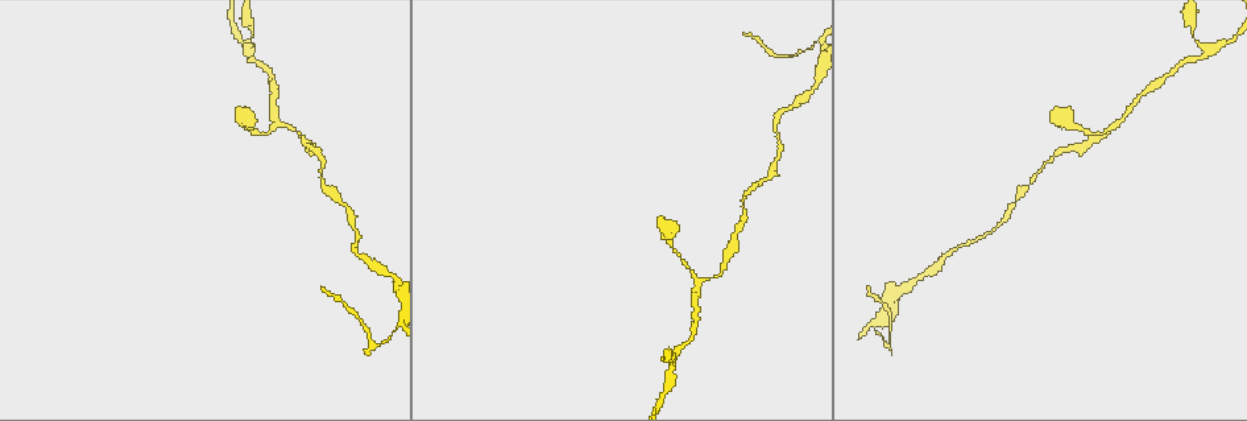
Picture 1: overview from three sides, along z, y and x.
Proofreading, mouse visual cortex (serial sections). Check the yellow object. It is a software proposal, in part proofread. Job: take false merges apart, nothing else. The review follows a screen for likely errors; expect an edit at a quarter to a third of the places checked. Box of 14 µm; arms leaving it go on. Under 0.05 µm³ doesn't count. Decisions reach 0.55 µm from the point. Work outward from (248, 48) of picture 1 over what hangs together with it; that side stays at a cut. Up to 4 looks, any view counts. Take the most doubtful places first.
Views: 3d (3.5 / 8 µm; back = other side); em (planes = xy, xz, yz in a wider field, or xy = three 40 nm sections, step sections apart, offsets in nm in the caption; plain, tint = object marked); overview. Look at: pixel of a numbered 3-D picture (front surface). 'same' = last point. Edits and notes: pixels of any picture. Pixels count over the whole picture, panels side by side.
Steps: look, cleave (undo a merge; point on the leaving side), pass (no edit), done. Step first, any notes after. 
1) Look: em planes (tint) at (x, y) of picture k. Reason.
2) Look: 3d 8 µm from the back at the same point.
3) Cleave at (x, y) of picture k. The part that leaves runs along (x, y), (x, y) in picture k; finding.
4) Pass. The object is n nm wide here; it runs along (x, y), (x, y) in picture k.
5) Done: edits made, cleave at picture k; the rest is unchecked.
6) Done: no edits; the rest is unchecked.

Look: 3d 3.5 µm at (1117, 125) of picture 1. Arms part here.

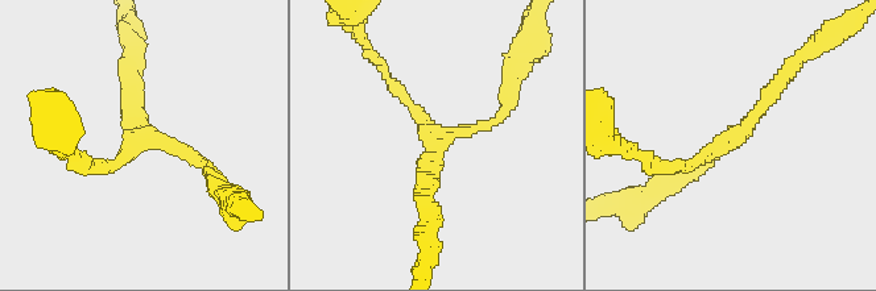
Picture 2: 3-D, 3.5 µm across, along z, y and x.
Look: em planes (tint) at (732, 135) of picture 2. Now the EM.

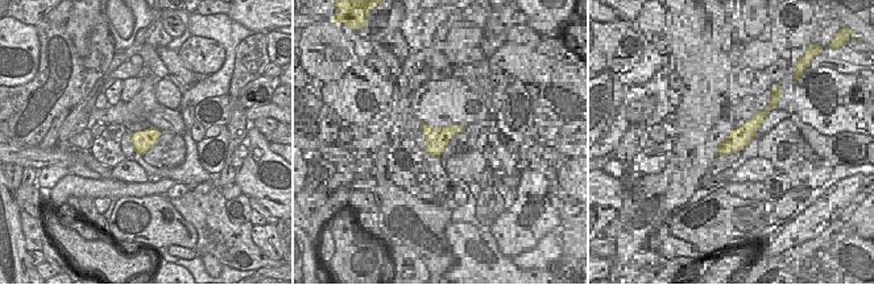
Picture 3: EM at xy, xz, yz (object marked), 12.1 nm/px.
Pass. 3 arms meet here; it runs along (785, 73), (694, 174) in picture 2; continuous, no second cell.

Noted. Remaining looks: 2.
Look: 3d 3.5 µm at (815, 89) of picture 1. Sudden change in width.

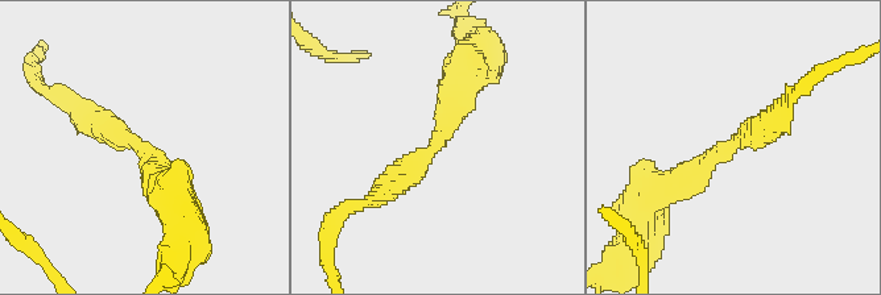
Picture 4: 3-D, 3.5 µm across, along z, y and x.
Look: em xy step 2 (tint) at (731, 147) of picture 4. The arms are 300, 400 nm wide; now the EM.

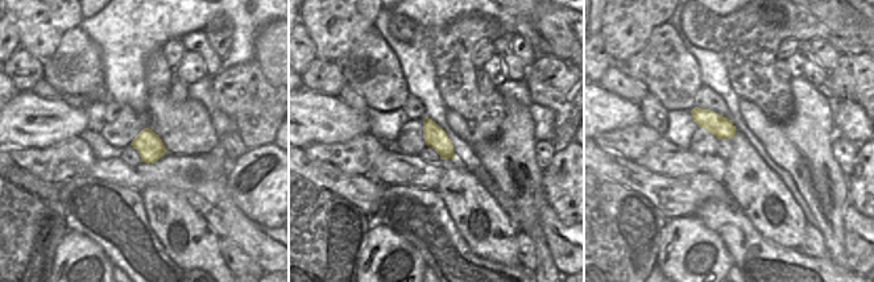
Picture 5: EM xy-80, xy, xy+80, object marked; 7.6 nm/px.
Pass. All the same cell.

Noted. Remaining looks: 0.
Done: no edits; the rest is unchecked.

